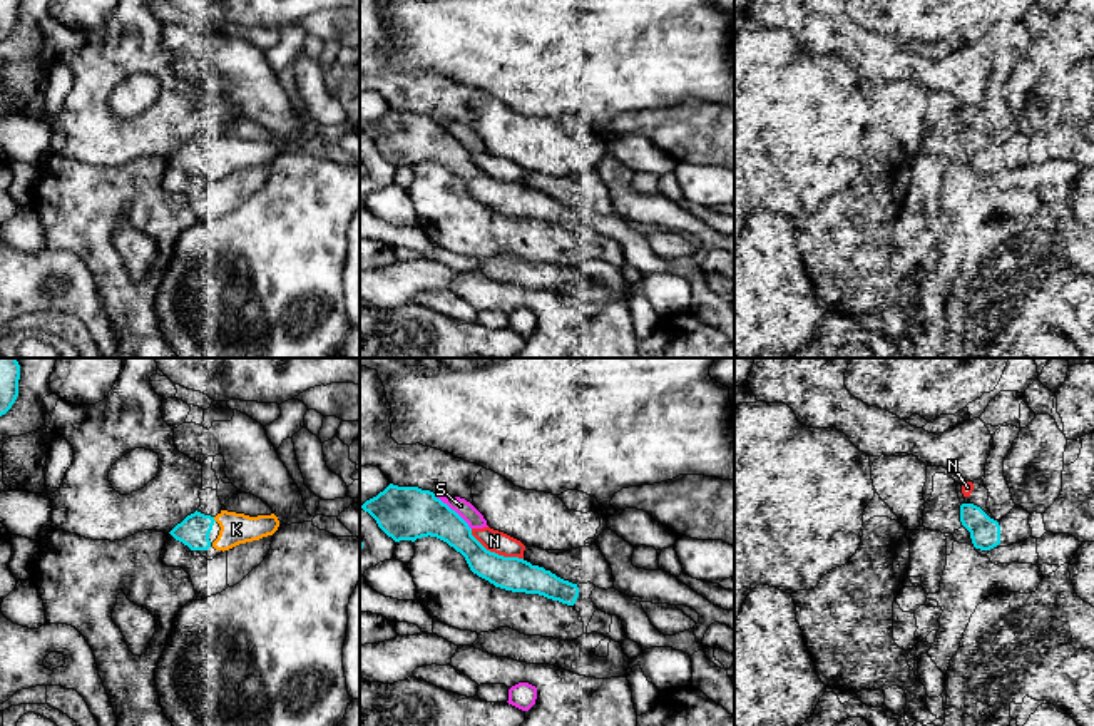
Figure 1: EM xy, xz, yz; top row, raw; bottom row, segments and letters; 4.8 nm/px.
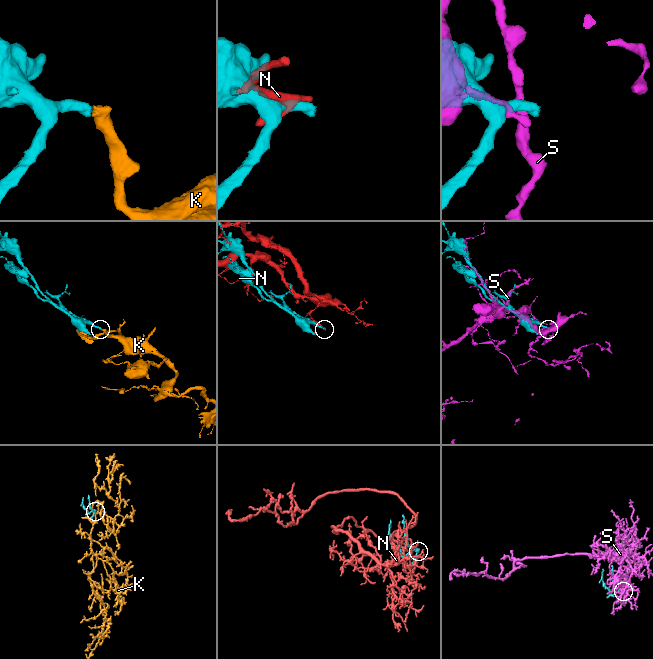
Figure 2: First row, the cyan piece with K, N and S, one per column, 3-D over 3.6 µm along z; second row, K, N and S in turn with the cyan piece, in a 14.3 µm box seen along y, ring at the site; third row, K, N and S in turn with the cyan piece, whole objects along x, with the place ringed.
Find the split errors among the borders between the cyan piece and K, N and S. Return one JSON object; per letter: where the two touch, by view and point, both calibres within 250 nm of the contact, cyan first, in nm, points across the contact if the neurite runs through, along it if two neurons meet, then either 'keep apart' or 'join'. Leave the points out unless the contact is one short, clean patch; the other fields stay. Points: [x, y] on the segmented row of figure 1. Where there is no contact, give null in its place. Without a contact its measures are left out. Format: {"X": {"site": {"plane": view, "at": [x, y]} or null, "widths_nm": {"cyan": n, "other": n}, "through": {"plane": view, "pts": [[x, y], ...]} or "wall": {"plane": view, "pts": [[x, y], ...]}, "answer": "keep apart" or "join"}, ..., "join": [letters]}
{"K": {"site": {"plane": "xy", "at": [213, 519]}, "widths_nm": {"cyan": 150, "other": 150}, "answer": "join"}, "N": {"site": {"plane": "xz", "at": [494, 552]}, "widths_nm": {"cyan": 160, "other": 110}, "answer": "keep apart"}, "S": {"site": {"plane": "xz", "at": [454, 511]}, "widths_nm": {"cyan": 260, "other": 80}, "answer": "keep apart"}, "join": ["K"]}

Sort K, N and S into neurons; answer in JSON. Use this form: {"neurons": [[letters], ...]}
{"neurons": [["K"], ["N"], ["S"]]}

